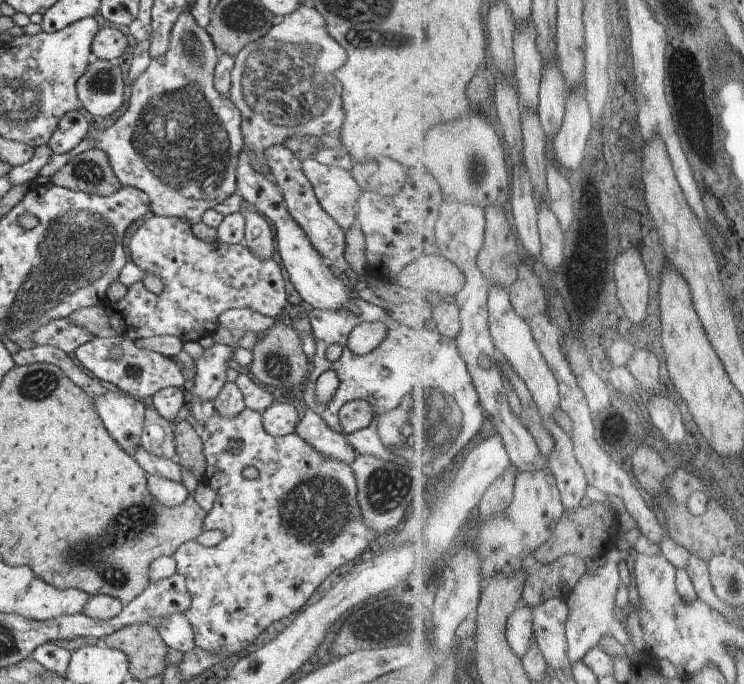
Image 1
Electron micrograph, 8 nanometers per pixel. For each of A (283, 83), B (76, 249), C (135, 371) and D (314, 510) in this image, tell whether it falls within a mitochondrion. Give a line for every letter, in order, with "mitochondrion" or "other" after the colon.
A: mitochondrion
B: mitochondrion
C: mitochondrion
D: mitochondrion

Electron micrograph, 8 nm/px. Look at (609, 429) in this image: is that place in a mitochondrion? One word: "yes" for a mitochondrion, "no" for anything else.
no

